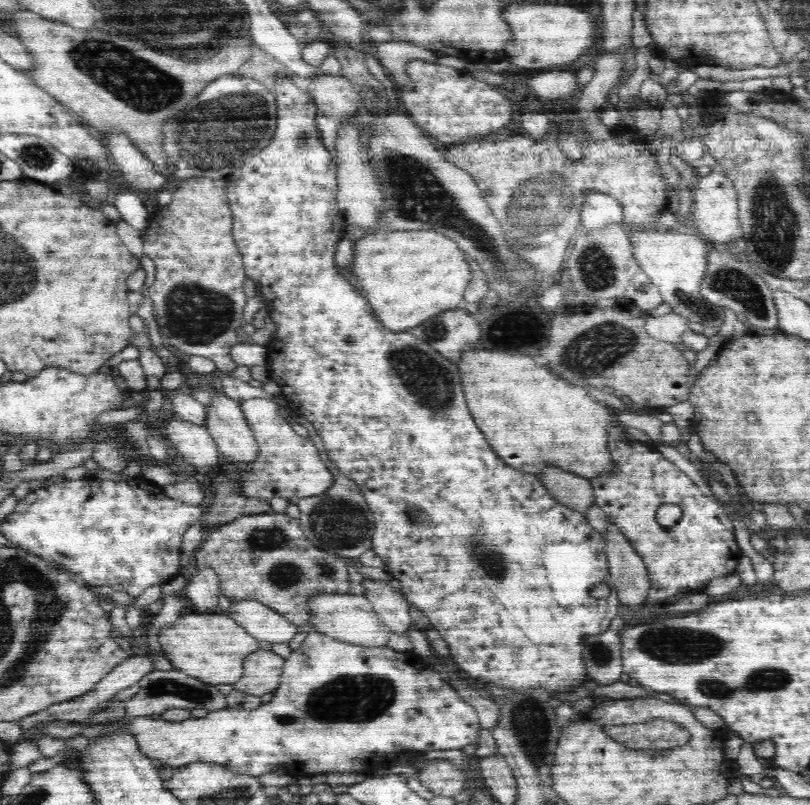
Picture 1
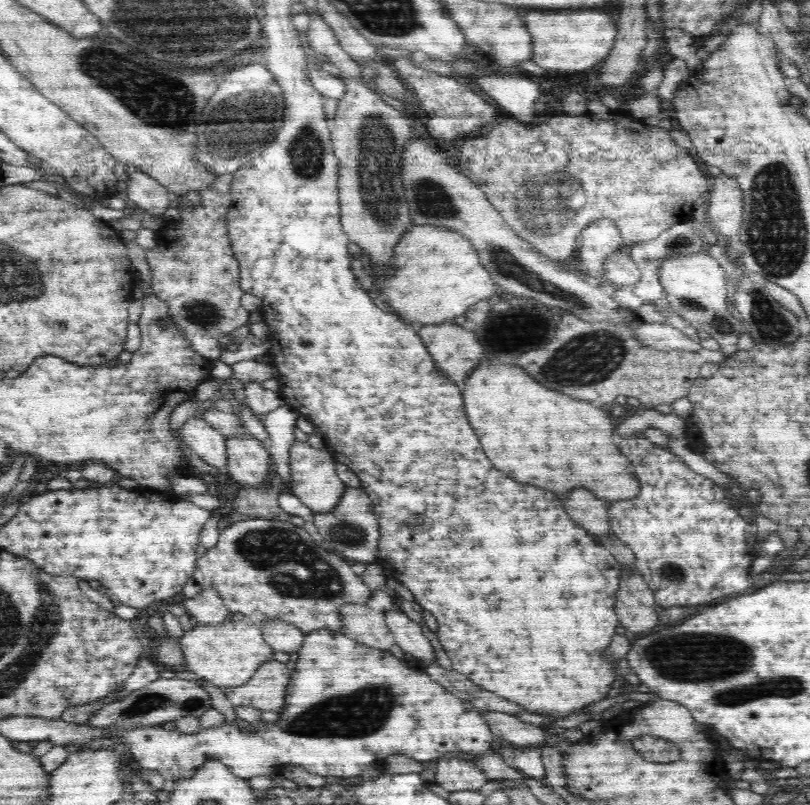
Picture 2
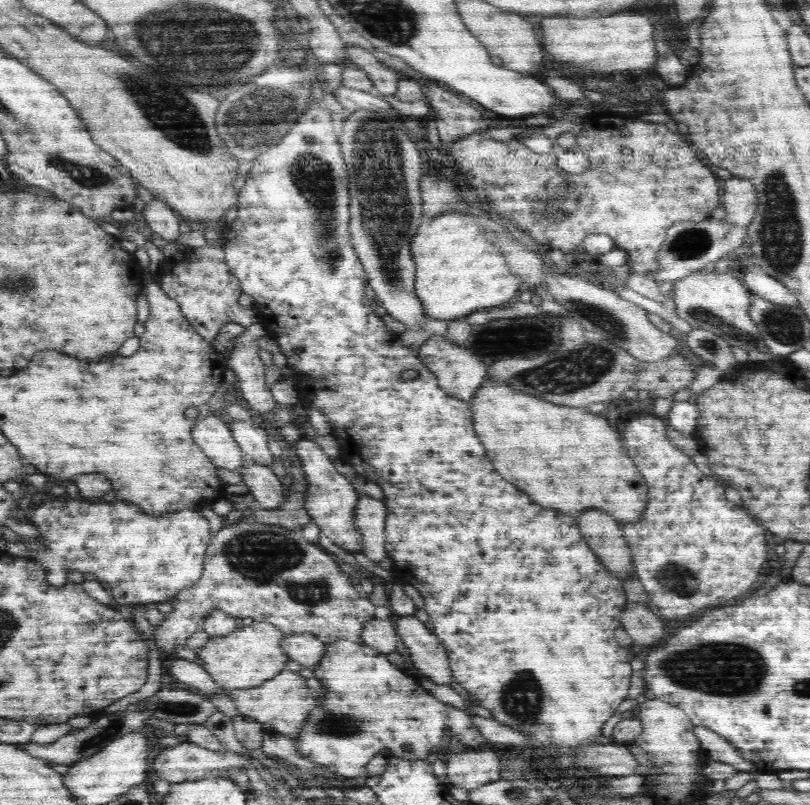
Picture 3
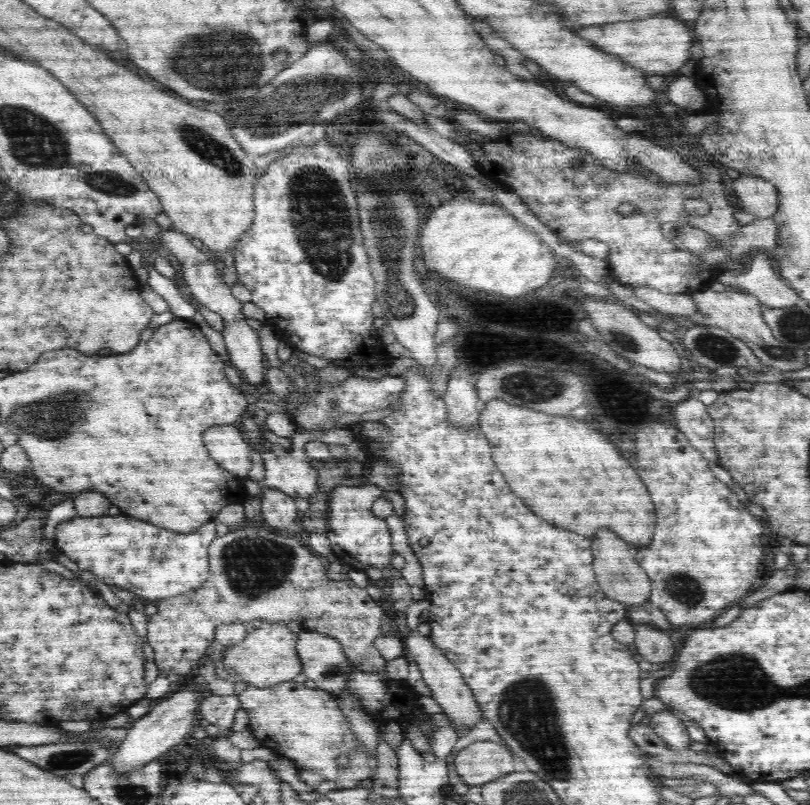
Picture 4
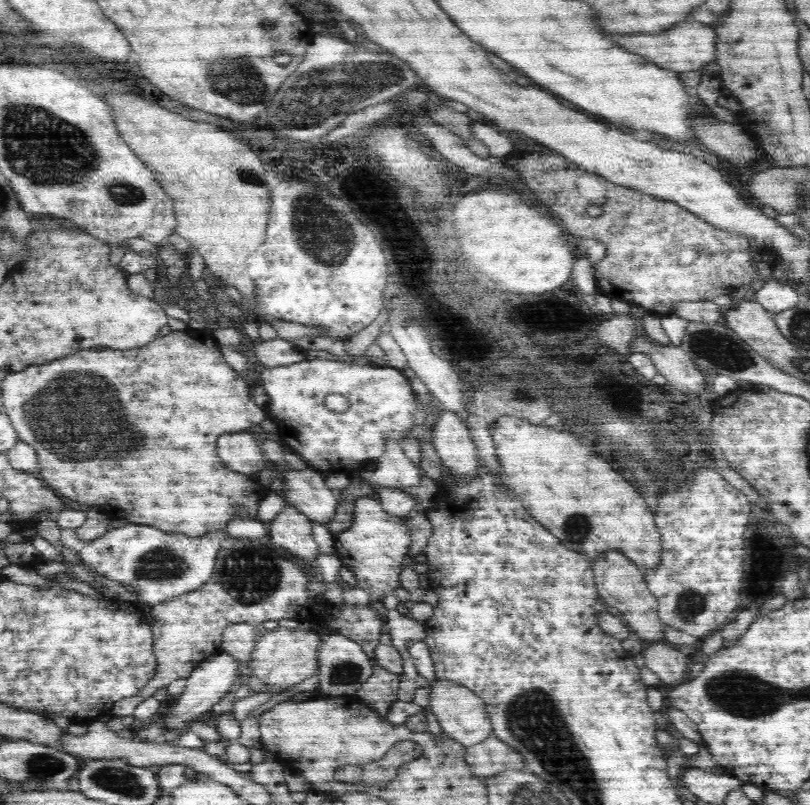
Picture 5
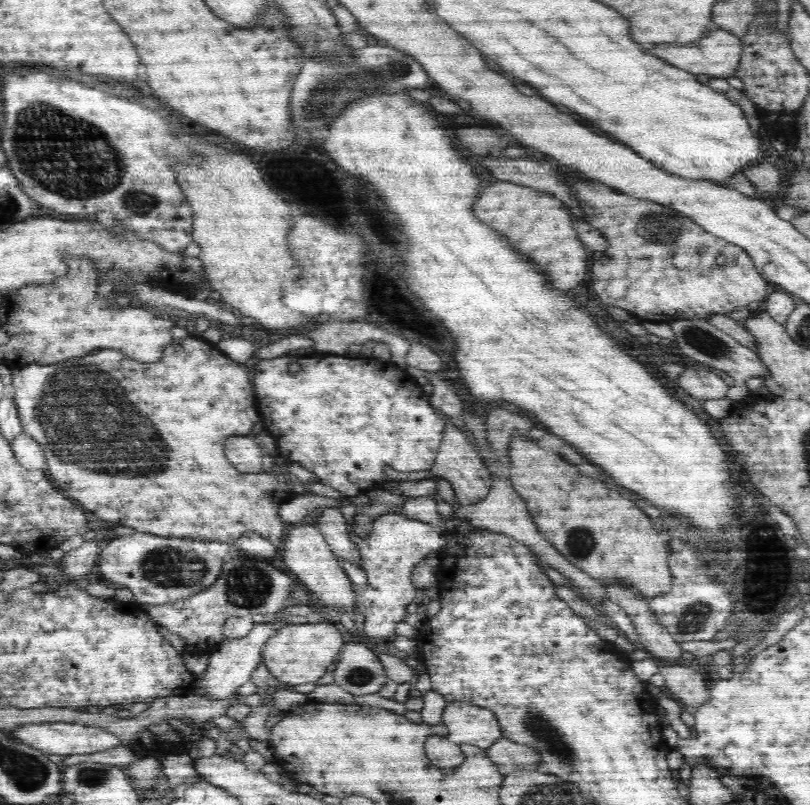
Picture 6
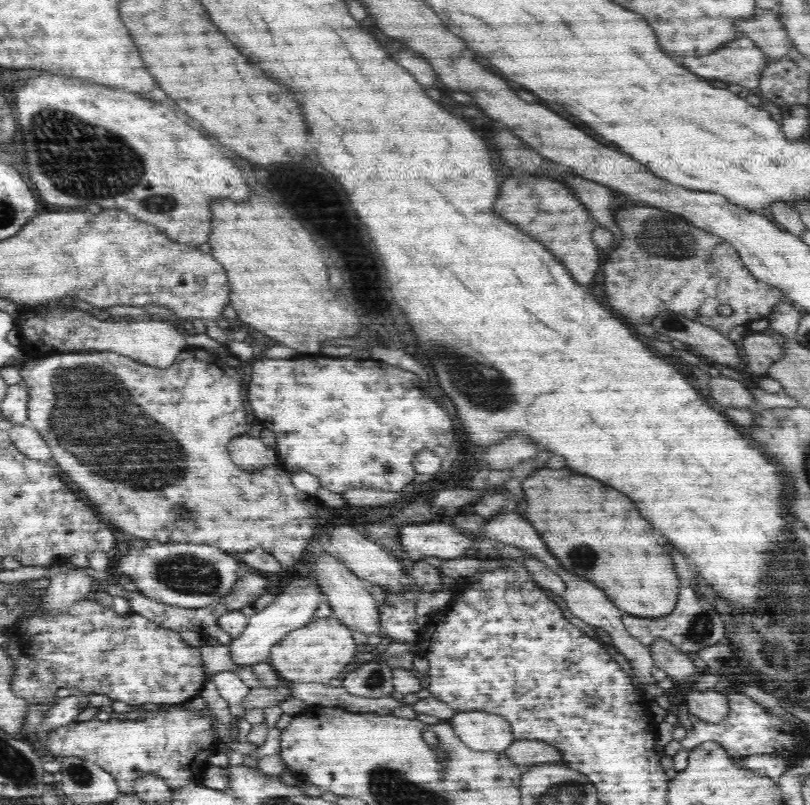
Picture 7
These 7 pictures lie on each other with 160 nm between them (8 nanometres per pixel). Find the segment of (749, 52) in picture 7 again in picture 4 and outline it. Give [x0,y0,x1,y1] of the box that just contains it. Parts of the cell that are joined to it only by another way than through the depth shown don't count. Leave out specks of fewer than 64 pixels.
[578,18,696,76]

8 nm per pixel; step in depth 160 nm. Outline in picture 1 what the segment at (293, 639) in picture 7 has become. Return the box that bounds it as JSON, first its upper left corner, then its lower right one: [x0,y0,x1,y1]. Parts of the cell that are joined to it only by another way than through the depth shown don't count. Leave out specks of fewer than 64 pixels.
[158,609,259,684]

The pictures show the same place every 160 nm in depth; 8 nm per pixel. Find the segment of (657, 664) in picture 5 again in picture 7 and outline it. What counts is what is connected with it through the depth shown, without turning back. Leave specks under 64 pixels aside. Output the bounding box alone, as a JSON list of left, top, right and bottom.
[682,681,730,723]

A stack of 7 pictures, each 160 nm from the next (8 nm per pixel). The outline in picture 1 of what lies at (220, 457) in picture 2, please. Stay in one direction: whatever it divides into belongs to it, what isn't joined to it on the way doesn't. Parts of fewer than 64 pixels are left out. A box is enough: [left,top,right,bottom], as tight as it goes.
[166,419,220,470]

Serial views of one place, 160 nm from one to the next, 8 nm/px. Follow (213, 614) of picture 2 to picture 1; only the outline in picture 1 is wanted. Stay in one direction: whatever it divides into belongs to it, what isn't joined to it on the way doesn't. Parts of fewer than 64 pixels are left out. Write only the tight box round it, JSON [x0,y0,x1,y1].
[186,568,221,613]

